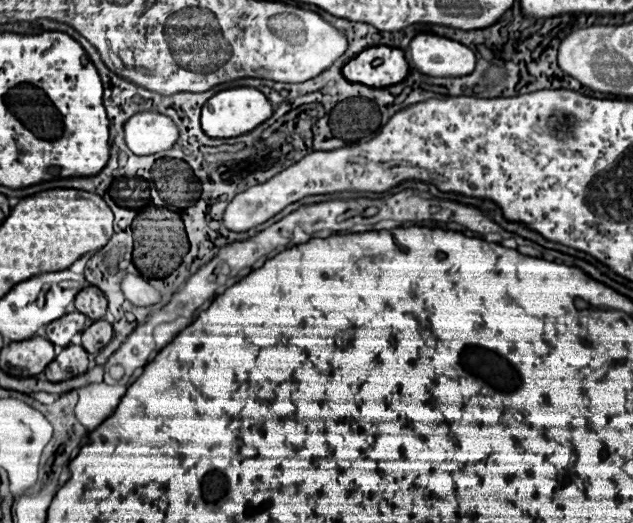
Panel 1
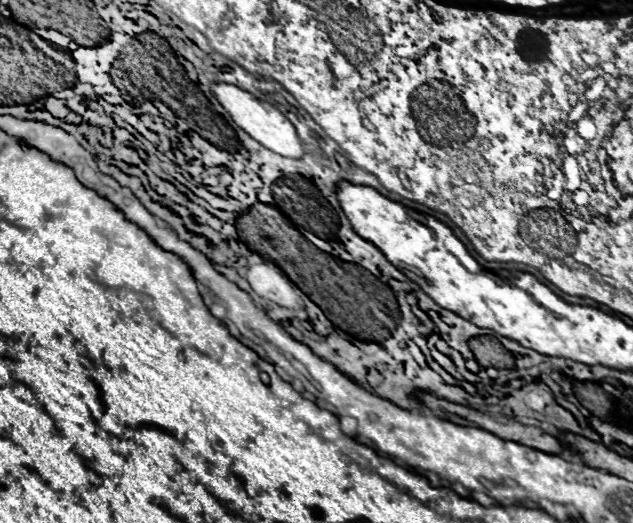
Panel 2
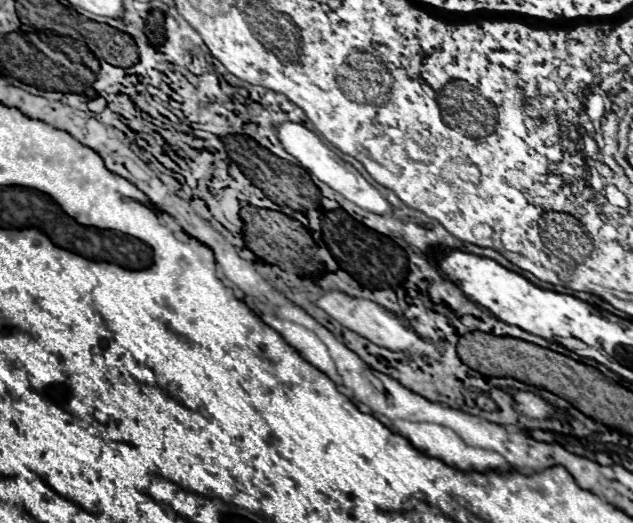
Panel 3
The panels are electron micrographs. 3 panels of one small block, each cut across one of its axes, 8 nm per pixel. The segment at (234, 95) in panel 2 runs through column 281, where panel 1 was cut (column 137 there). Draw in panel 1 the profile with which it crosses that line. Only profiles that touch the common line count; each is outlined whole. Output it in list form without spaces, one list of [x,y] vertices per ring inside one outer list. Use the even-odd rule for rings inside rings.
[[[136,112],[124,124],[128,148],[138,156],[156,154],[178,142],[176,124],[160,112]]]

